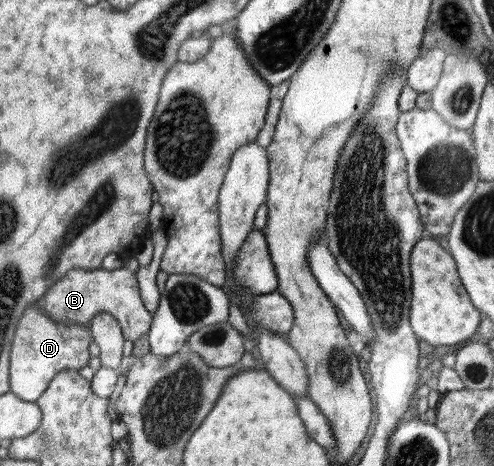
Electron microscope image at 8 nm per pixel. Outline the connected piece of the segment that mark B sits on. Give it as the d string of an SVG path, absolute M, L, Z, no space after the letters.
M81 268L69 270L61 280L57 280L47 288L44 295L35 303L46 312L47 316L61 324L74 322L90 326L95 316L101 312L108 312L119 323L124 340L129 340L132 344L144 334L148 334L153 318L141 300L135 273L131 273L126 268L111 272L102 268L93 271Z

